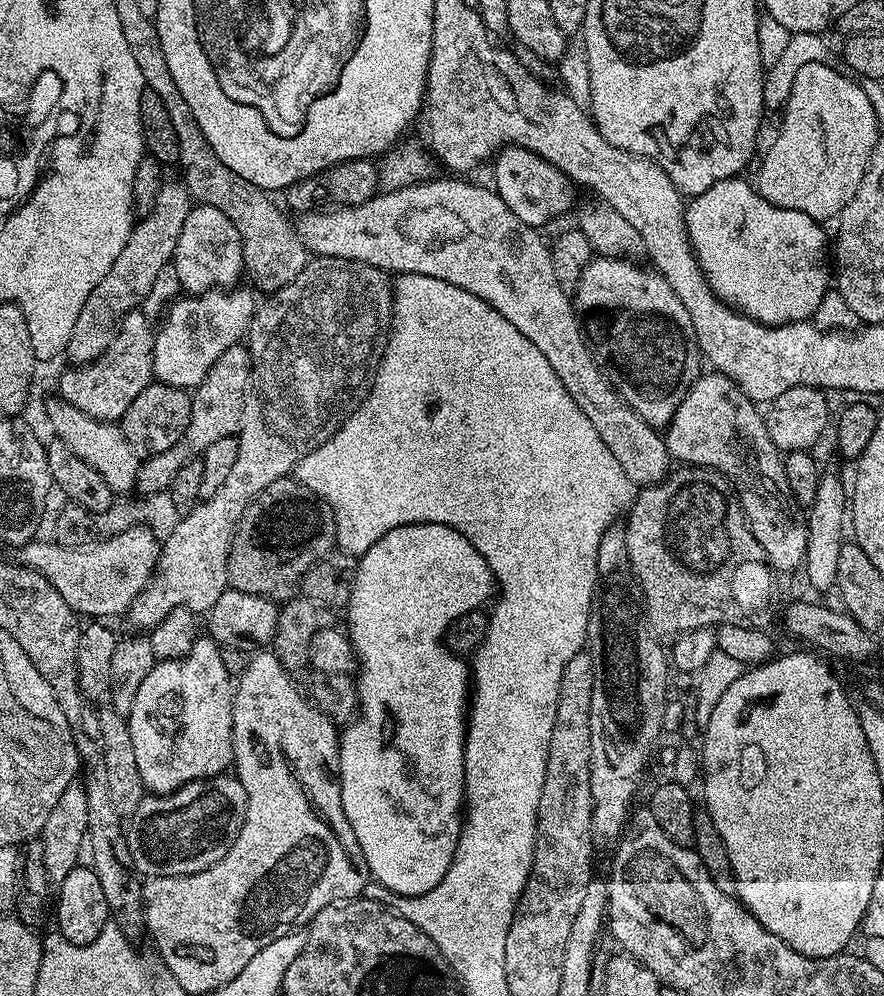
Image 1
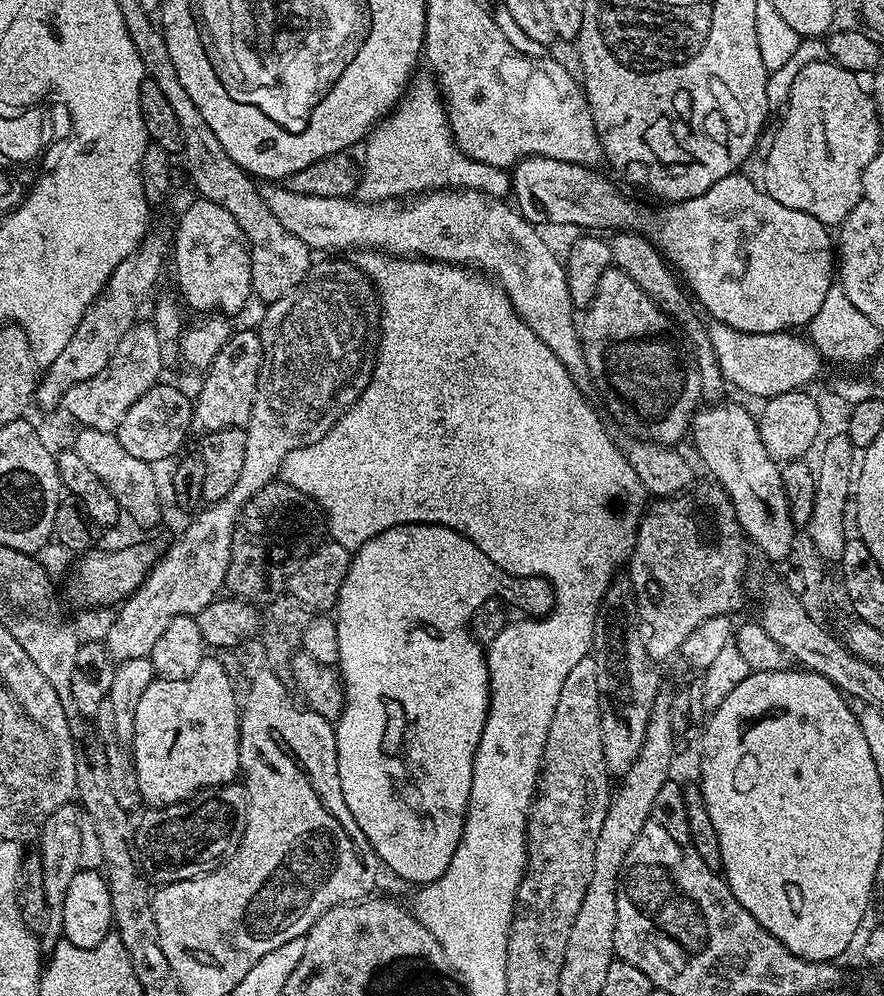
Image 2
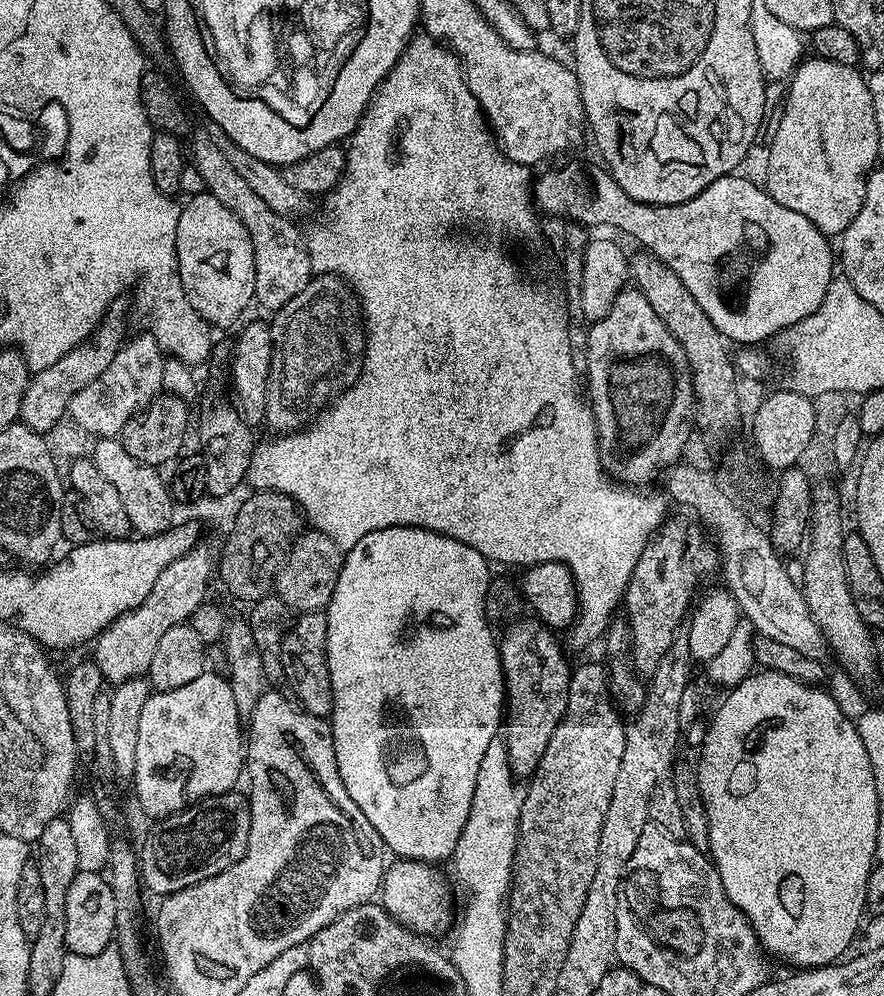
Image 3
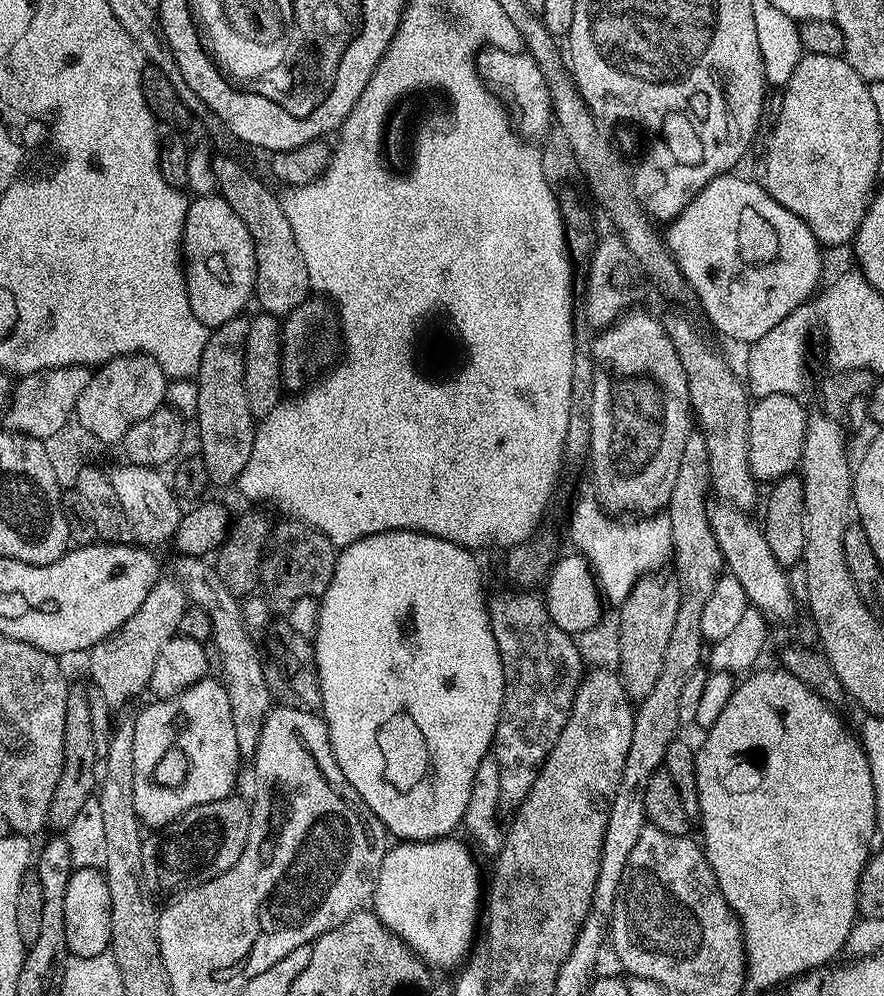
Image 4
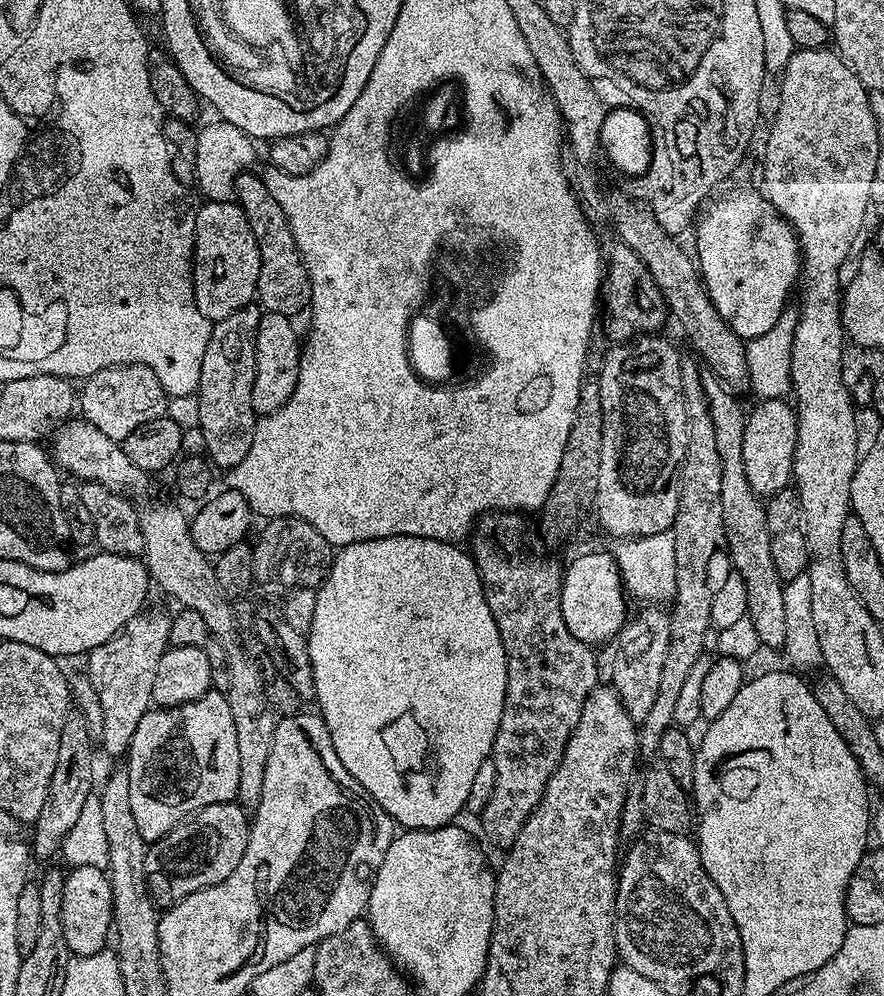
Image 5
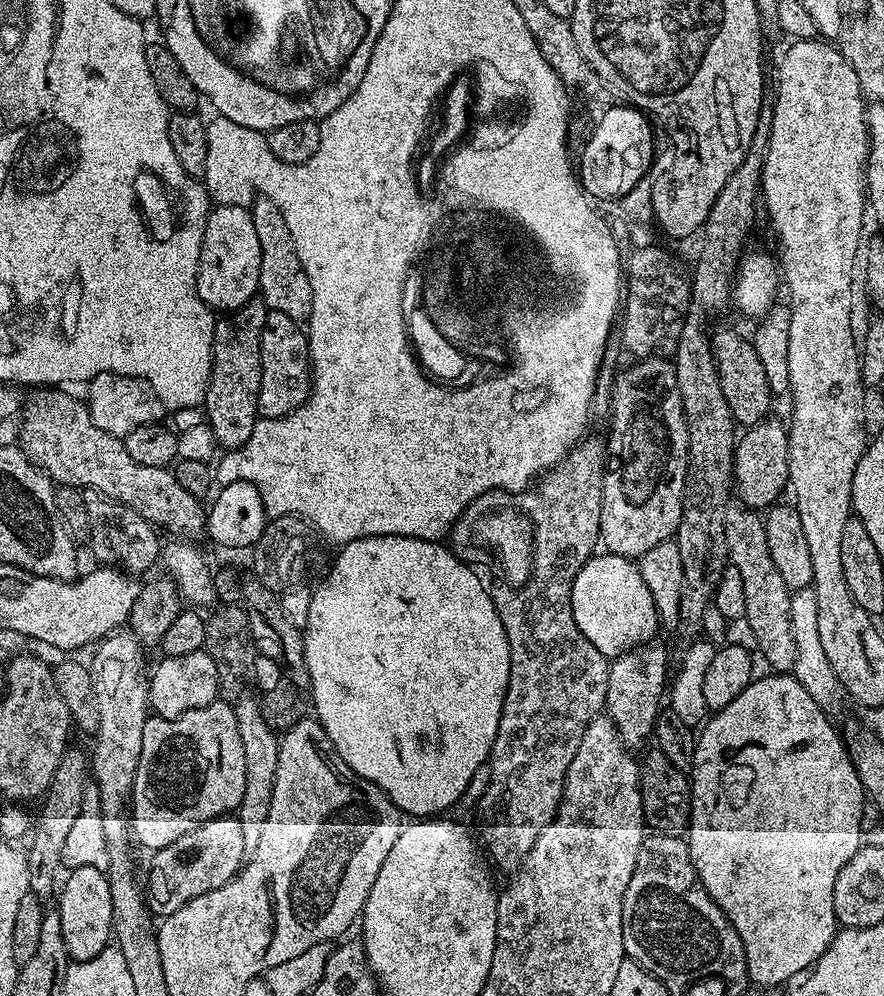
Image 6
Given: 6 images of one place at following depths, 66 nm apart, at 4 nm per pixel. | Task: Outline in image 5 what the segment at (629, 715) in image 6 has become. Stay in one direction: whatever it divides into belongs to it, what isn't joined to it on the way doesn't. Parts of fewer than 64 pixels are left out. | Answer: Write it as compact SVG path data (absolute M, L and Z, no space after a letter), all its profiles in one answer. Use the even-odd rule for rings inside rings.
M644 606L644 609L627 621L615 641L616 657L612 660L611 687L616 689L622 706L626 706L626 714L637 722L642 722L654 707L654 697L658 694L658 682L662 678L662 662L666 662L666 646L670 646L669 613L660 606Z

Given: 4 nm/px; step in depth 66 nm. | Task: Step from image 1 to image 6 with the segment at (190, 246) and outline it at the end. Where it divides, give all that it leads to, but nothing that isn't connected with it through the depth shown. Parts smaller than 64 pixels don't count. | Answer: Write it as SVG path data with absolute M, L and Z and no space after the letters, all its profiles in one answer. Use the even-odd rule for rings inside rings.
M216 204L206 218L206 234L202 234L202 250L198 262L196 293L206 306L217 314L231 314L246 301L257 295L260 287L260 267L262 250L258 246L258 234L254 230L251 211L242 204Z

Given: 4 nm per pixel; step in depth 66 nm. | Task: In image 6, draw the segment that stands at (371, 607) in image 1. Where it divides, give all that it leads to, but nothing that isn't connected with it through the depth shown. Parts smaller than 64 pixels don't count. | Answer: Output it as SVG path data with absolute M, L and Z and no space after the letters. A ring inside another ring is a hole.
M371 536L352 540L339 551L332 569L331 564L327 569L328 577L326 572L319 581L321 584L315 585L310 602L310 618L306 618L306 626L302 629L308 683L312 704L316 707L315 719L326 730L330 742L334 742L334 750L338 750L342 762L346 762L352 772L359 772L365 780L371 780L374 786L385 789L401 813L412 818L439 817L447 813L444 812L447 808L463 801L466 786L470 786L470 778L474 778L474 774L478 774L478 770L487 765L492 755L510 678L510 646L502 618L478 574L474 574L474 570L463 564L453 554L451 547L443 543L419 540L413 536Z

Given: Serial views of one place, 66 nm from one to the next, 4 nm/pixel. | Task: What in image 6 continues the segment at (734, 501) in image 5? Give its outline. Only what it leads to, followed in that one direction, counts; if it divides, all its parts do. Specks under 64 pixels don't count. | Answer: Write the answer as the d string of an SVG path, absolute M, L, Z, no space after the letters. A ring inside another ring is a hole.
M739 502L729 503L726 510L726 542L731 567L742 574L742 586L746 593L746 610L743 615L754 629L756 648L764 655L764 660L772 667L769 669L773 673L791 673L796 667L796 647L790 616L792 592L786 582L782 582L782 574L778 574L774 558L770 558L764 516L757 509Z

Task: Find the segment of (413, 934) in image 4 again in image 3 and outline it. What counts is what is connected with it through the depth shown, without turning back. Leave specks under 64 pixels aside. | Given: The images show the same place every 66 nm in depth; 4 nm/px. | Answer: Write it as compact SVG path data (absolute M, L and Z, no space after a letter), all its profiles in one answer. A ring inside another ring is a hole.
M401 860L389 863L384 869L382 903L384 909L398 922L402 922L413 932L425 938L437 938L447 933L454 924L454 904L452 892L448 889L450 880L439 871L439 867L423 864L420 860ZM396 863L396 864L392 864ZM384 896L384 897L383 897ZM448 928L448 929L447 929Z

